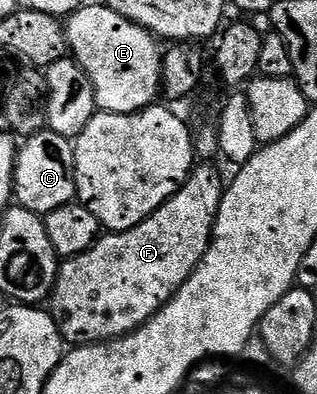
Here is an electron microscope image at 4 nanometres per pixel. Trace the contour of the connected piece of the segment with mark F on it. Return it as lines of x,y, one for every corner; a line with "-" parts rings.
211,164
196,165
183,187
141,224
128,230
104,233
88,250
66,259
59,267
49,299
49,313
55,319
64,343
76,347
90,346
92,342
109,342
145,325
199,267
211,243
211,233
215,231
215,217
224,189
224,179
219,179

